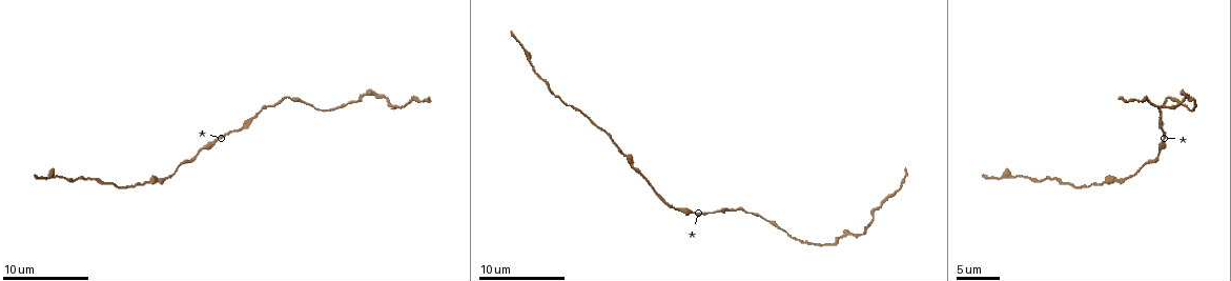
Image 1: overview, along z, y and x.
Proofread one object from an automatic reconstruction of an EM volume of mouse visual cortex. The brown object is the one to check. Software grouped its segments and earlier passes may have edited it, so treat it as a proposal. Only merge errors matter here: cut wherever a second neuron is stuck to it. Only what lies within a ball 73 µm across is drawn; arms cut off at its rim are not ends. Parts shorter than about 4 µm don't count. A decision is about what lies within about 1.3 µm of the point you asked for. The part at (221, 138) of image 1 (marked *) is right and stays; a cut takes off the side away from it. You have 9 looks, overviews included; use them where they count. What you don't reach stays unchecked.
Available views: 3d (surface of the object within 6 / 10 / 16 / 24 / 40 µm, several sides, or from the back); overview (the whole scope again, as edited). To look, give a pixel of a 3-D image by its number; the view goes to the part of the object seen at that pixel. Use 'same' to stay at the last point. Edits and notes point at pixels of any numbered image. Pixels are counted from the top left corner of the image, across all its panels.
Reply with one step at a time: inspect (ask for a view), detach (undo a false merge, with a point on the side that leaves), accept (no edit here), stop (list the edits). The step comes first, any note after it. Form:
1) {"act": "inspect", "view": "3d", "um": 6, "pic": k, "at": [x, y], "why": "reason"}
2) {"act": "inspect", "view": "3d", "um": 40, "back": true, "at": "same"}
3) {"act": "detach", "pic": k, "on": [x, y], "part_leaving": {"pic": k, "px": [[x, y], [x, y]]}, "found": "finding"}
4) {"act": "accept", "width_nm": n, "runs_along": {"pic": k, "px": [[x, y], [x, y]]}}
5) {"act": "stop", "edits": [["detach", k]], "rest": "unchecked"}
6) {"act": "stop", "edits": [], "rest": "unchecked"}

{"act": "inspect", "view": "3d", "um": 10, "pic": 1, "at": [658, 197], "why": "calibre changes"}

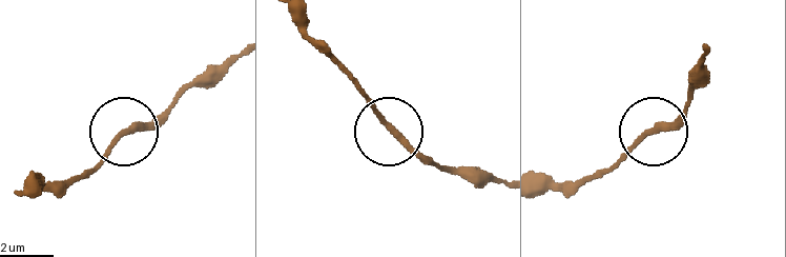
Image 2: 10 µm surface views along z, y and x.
{"act": "inspect", "view": "3d", "um": 6, "pic": 2, "at": [391, 132]}

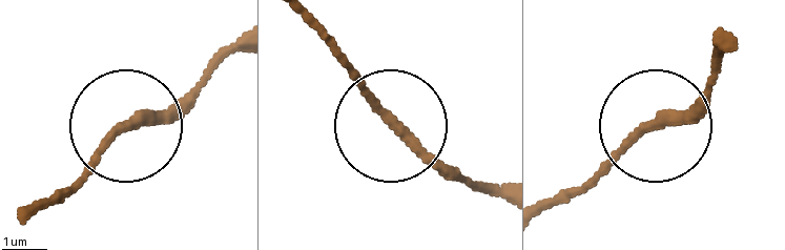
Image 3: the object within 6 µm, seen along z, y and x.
{"act": "accept", "width_nm": 220, "runs_along": {"pic": 3, "px": [[505, 199], [404, 142], [328, 44]]}, "found": "continuous, no second neuron"}

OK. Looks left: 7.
{"act": "inspect", "view": "3d", "um": 10, "pic": 1, "at": [145, 181], "why": "calibre changes"}

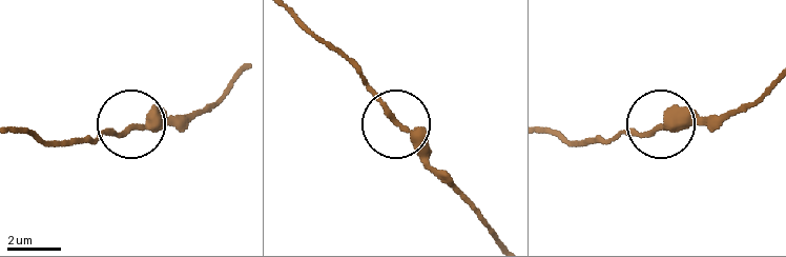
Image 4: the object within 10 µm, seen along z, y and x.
{"act": "inspect", "view": "3d", "um": 6, "pic": 4, "at": [398, 124], "why": "zoom in"}

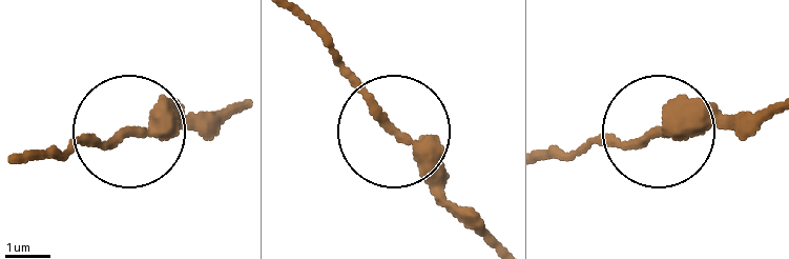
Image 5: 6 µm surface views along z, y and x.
{"act": "accept", "runs_along": {"pic": 5, "px": [[767, 111], [688, 114], [568, 148]]}, "found": "one neuron here"}

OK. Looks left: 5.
{"act": "inspect", "view": "3d", "um": 6, "pic": 1, "at": [92, 177], "why": "thick turns thin"}

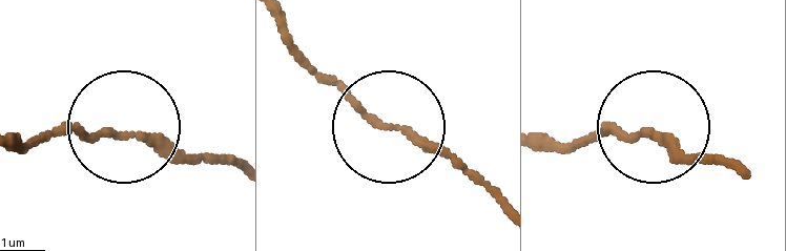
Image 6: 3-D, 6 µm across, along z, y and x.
{"act": "accept", "runs_along": {"pic": 6, "px": [[231, 163], [141, 137], [32, 137]]}, "found": "continuous, no second neuron"}

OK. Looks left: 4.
{"act": "inspect", "view": "3d", "um": 6, "pic": 1, "at": [1016, 177], "why": "calibre changes"}

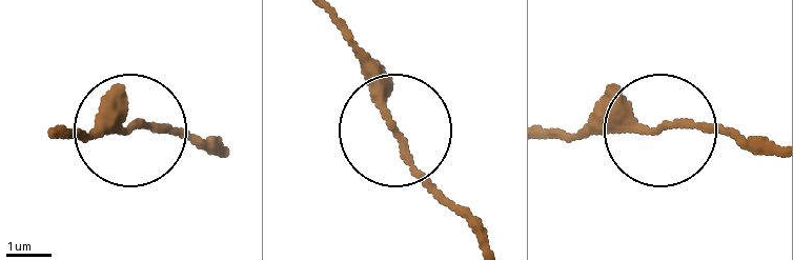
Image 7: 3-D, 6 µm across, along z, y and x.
{"act": "accept", "runs_along": {"pic": 7, "px": [[486, 244], [395, 132], [377, 63], [340, 18]]}, "found": "continuous, no second neuron"}

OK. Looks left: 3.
{"act": "stop", "edits": [], "rest": "unchecked"}

